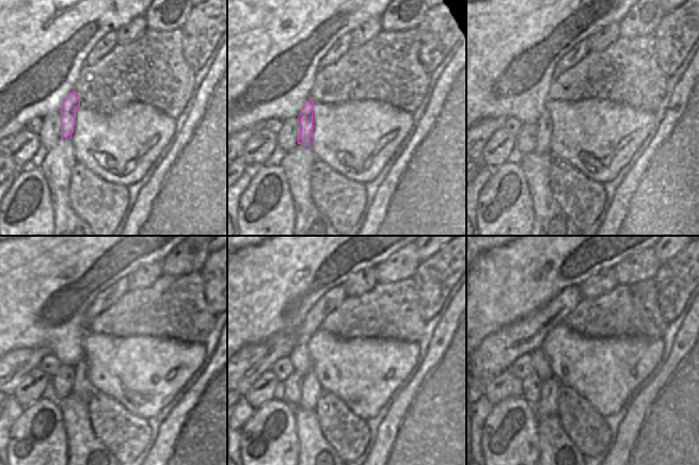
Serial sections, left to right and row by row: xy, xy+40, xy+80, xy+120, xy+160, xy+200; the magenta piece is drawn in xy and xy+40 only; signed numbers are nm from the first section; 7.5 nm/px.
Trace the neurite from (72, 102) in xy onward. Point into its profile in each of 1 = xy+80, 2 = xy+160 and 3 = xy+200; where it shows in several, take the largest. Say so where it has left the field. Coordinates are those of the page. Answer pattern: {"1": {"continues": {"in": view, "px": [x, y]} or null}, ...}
{"1": {"continues": {"in": "xy+80", "px": [544, 123]}}, "2": {"continues": {"in": "xy+160", "px": [311, 388]}}, "3": {"continues": {"in": "xy+200", "px": [547, 405]}}}

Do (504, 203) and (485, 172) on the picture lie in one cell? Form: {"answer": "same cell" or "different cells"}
{"answer": "different cells"}

